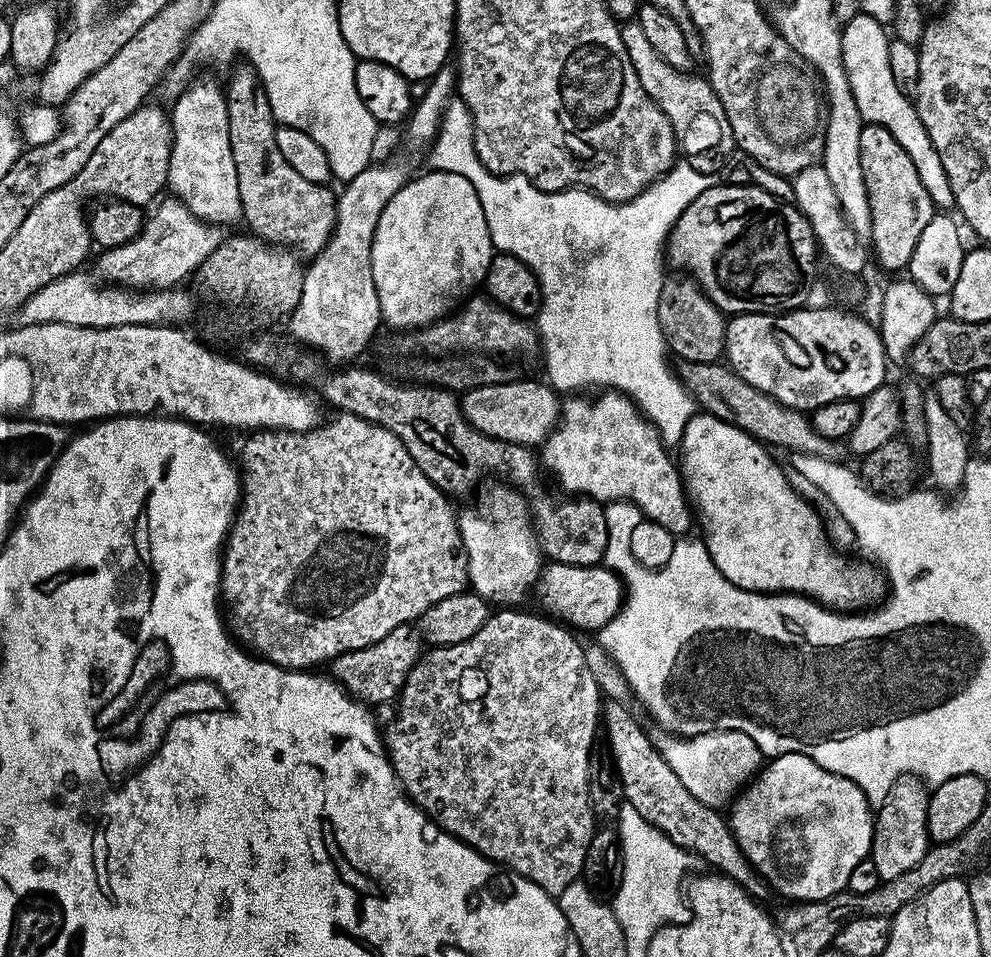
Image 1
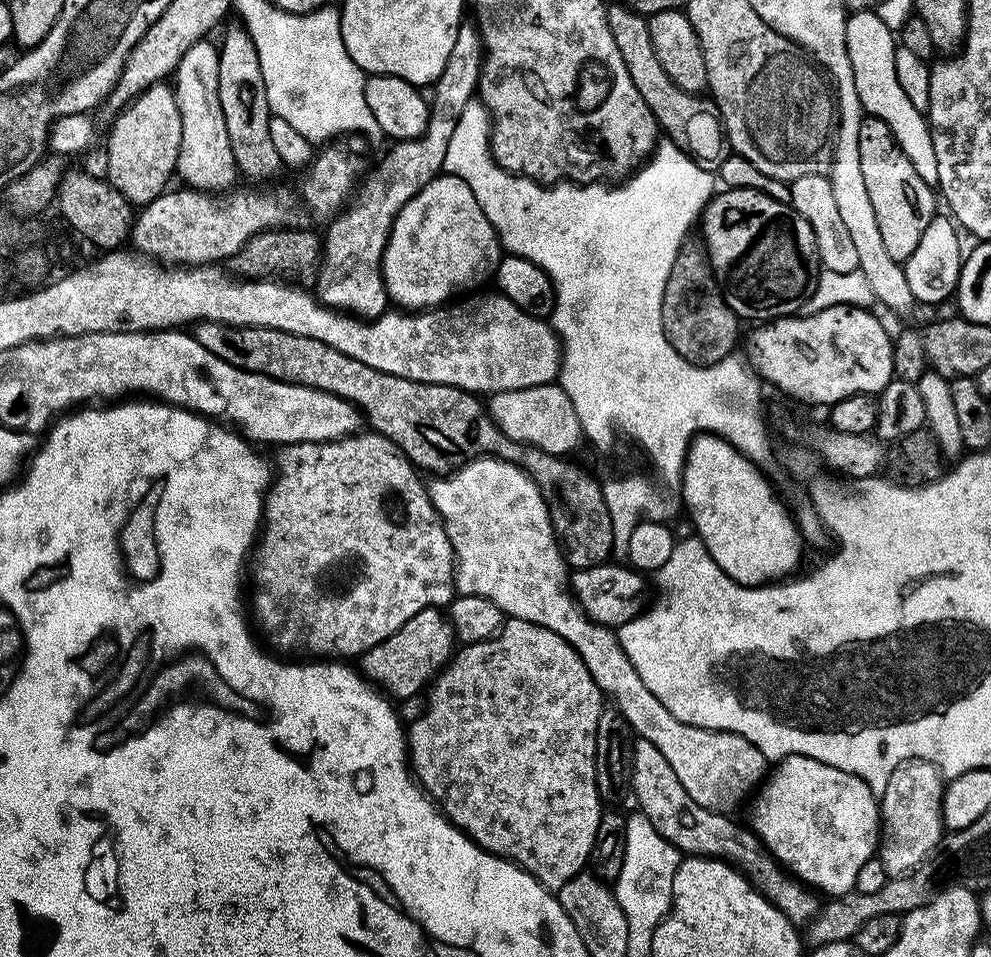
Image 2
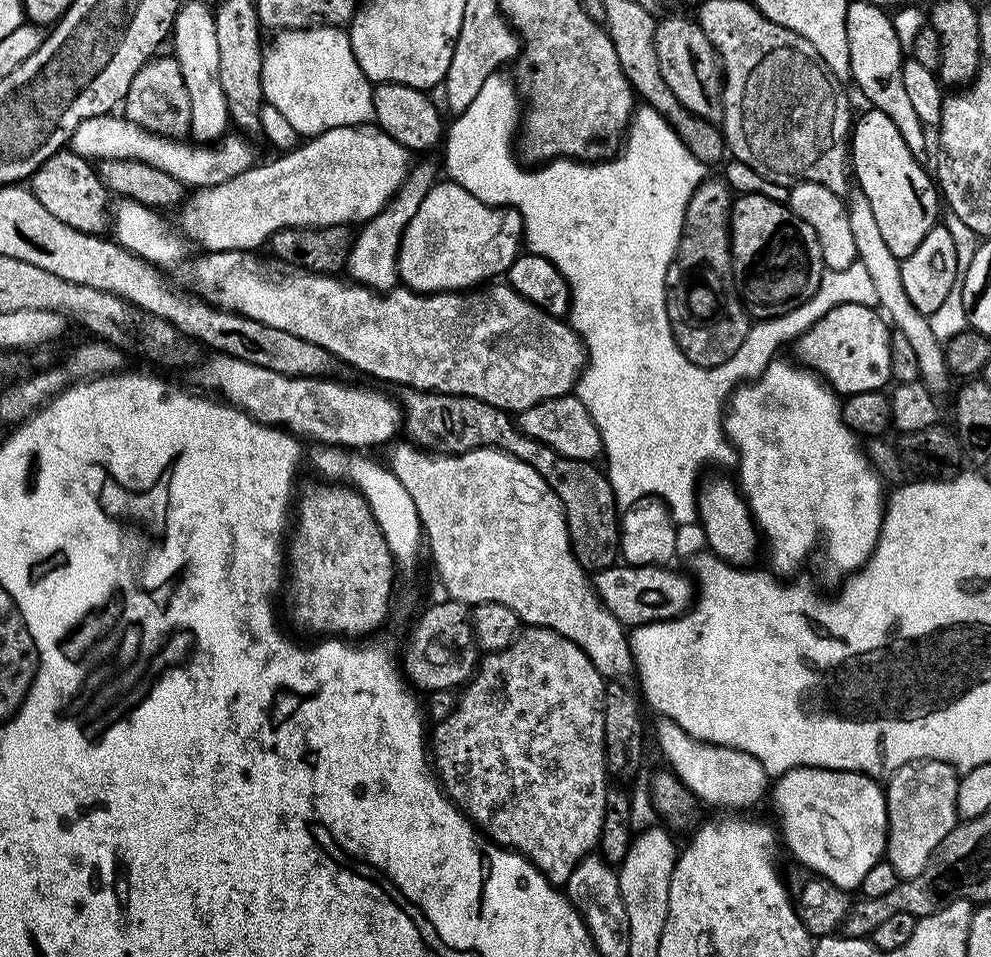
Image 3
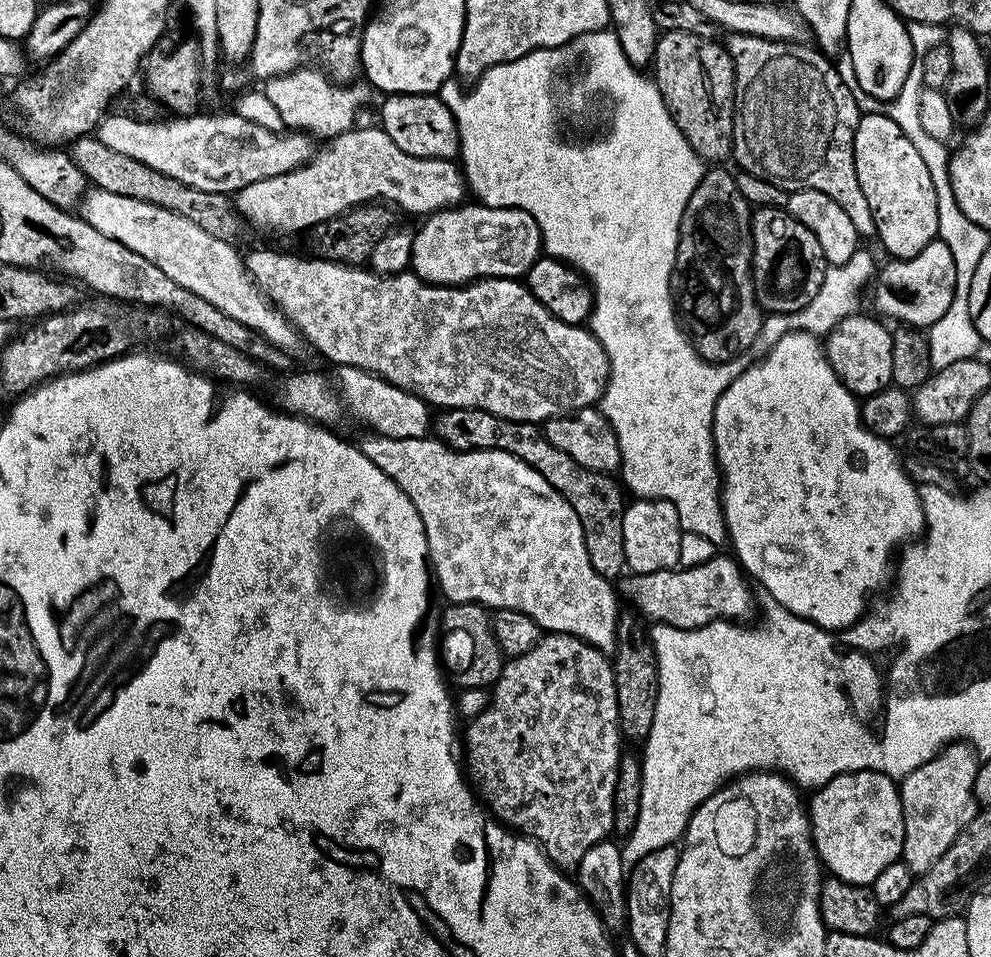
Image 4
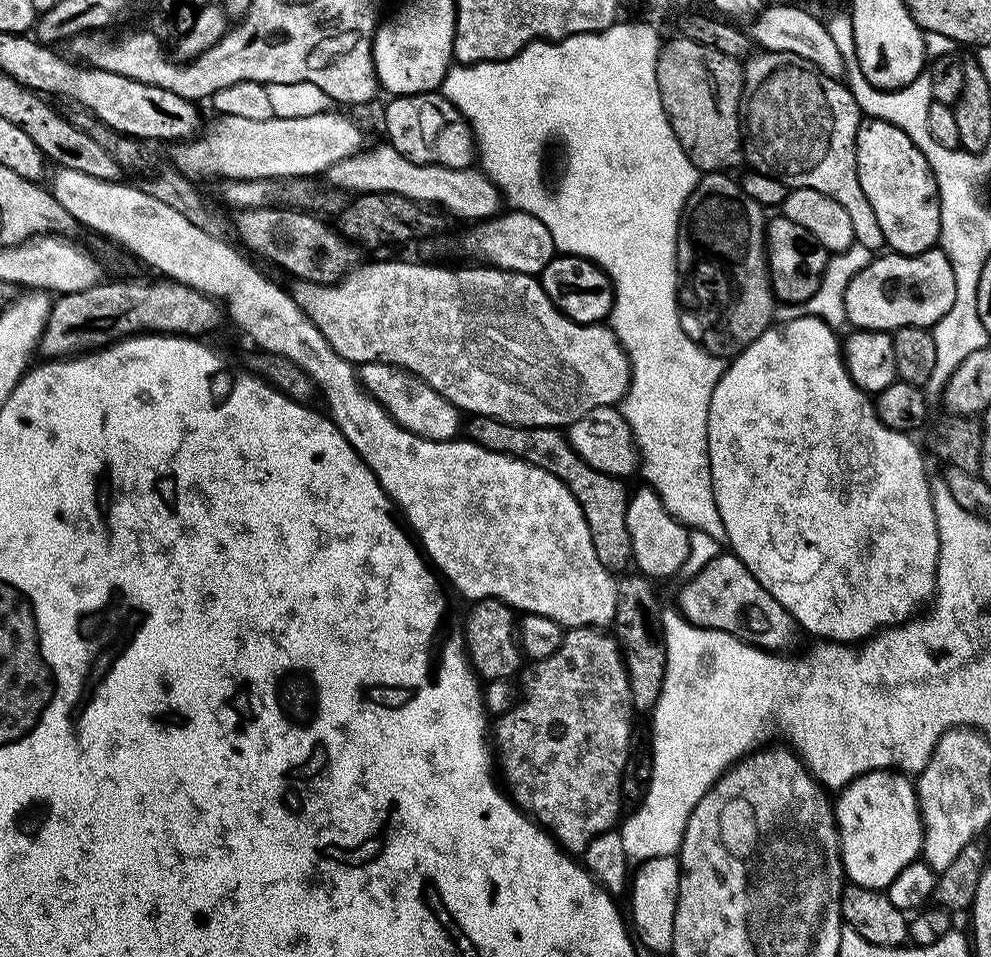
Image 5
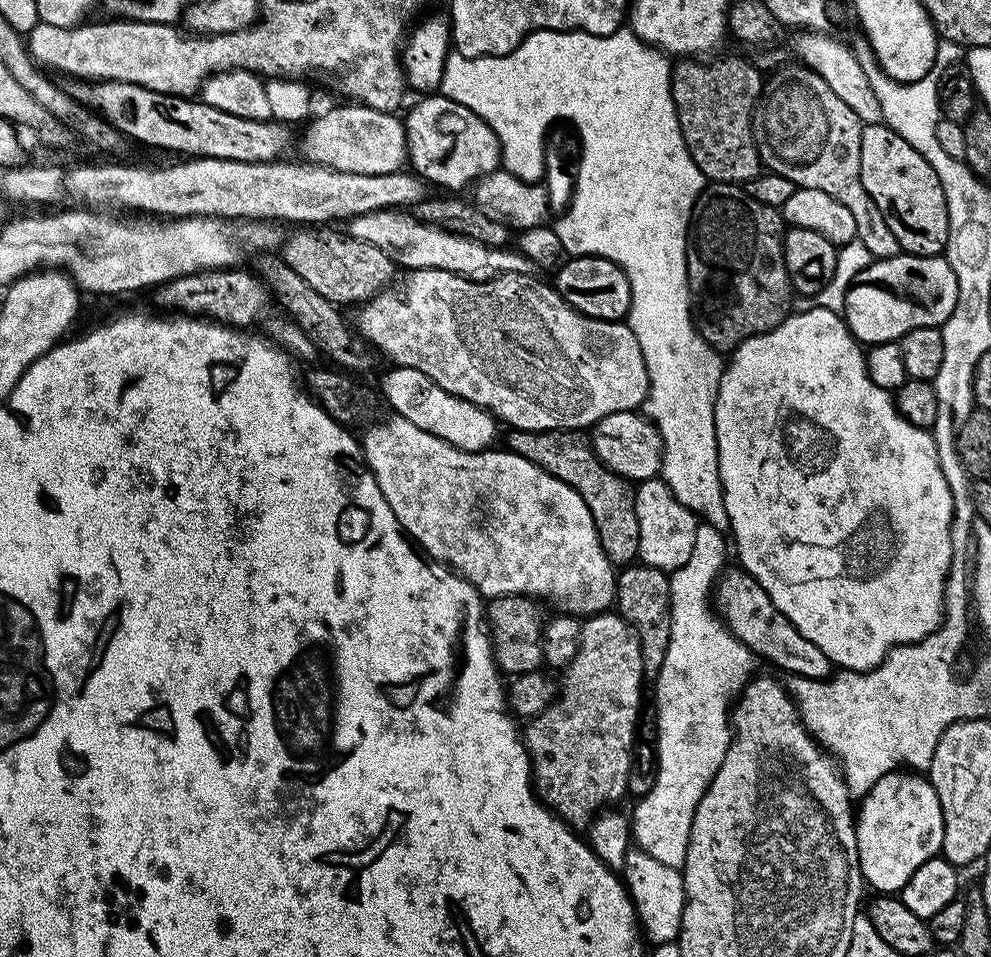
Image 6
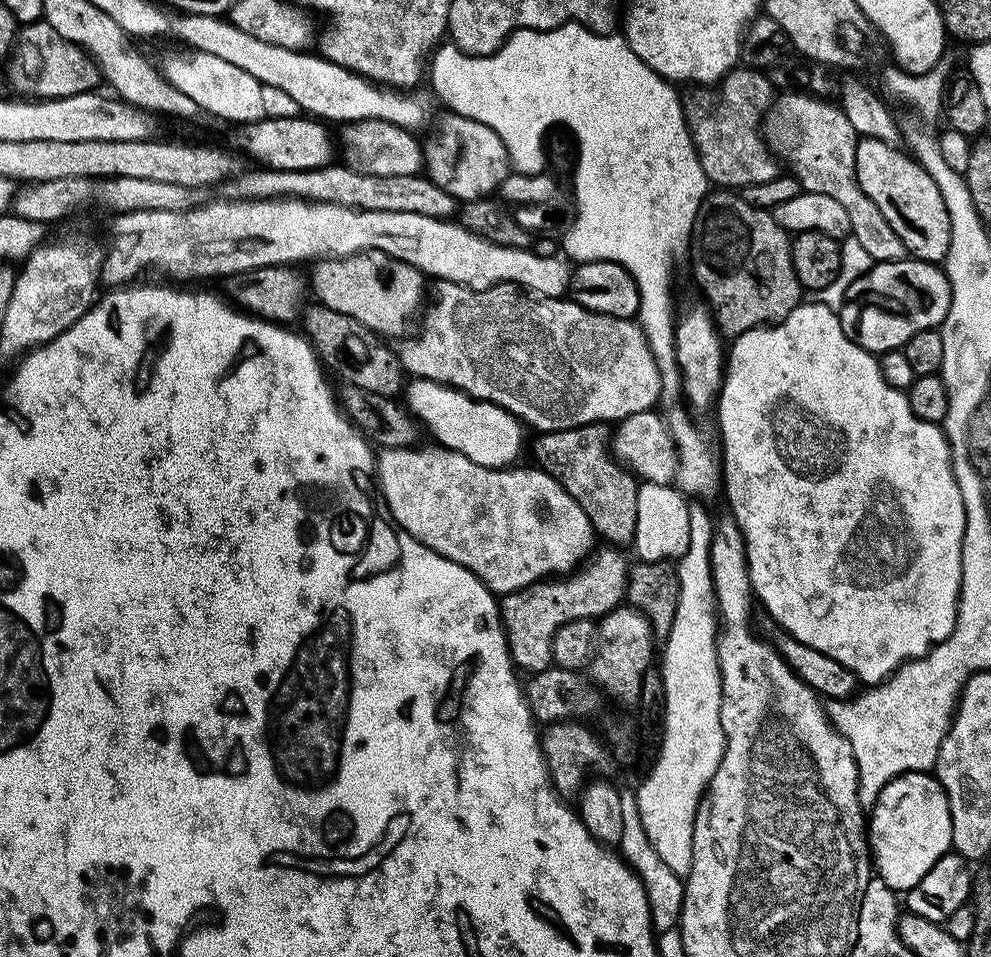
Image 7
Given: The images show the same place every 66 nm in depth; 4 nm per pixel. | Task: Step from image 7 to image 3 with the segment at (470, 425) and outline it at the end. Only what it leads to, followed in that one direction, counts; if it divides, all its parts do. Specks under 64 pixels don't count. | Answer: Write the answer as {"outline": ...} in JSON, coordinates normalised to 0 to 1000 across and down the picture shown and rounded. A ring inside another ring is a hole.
{"outline":[[[225,370],[214,375],[199,387],[199,399],[211,405],[206,408],[252,433],[261,443],[273,443],[308,461],[320,460],[320,465],[342,466],[347,470],[371,470],[367,468],[391,465],[399,461],[405,450],[403,421],[375,405],[346,401],[343,395],[276,391],[276,387],[268,387],[268,382],[256,382]]]}

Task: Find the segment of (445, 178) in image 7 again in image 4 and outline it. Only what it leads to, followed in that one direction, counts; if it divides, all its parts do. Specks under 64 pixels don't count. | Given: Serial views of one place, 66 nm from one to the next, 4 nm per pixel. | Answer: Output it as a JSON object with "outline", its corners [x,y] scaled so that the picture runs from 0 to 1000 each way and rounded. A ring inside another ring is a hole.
{"outline":[[[401,96],[388,99],[386,104],[382,133],[390,140],[394,140],[394,144],[398,144],[398,149],[410,157],[410,161],[418,161],[422,165],[455,167],[463,160],[464,138],[460,135],[460,124],[456,121],[455,113],[443,99],[427,100],[417,96]]]}

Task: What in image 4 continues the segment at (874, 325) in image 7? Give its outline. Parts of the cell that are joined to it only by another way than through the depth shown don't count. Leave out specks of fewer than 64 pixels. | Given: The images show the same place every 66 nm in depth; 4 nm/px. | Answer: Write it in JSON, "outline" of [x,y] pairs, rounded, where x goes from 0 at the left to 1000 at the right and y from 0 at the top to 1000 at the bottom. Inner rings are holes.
{"outline":[[[946,249],[934,257],[922,270],[917,272],[901,271],[887,285],[884,297],[884,322],[883,325],[889,331],[901,330],[909,340],[919,341],[921,344],[936,345],[940,339],[951,332],[951,328],[959,321],[963,311],[964,278],[963,268],[959,263],[959,257]]]}

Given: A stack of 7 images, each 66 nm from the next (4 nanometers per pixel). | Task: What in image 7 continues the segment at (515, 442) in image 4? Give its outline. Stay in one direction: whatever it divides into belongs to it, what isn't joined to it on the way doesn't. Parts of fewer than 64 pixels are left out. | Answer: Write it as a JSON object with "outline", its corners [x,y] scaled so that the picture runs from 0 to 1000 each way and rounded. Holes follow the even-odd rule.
{"outline":[[[613,442],[588,443],[582,447],[572,447],[562,451],[547,451],[537,464],[540,484],[551,495],[555,495],[587,529],[591,541],[597,546],[597,555],[605,560],[610,569],[634,571],[640,562],[640,550],[644,541],[644,502],[625,481],[621,480],[616,467],[616,447]]]}

